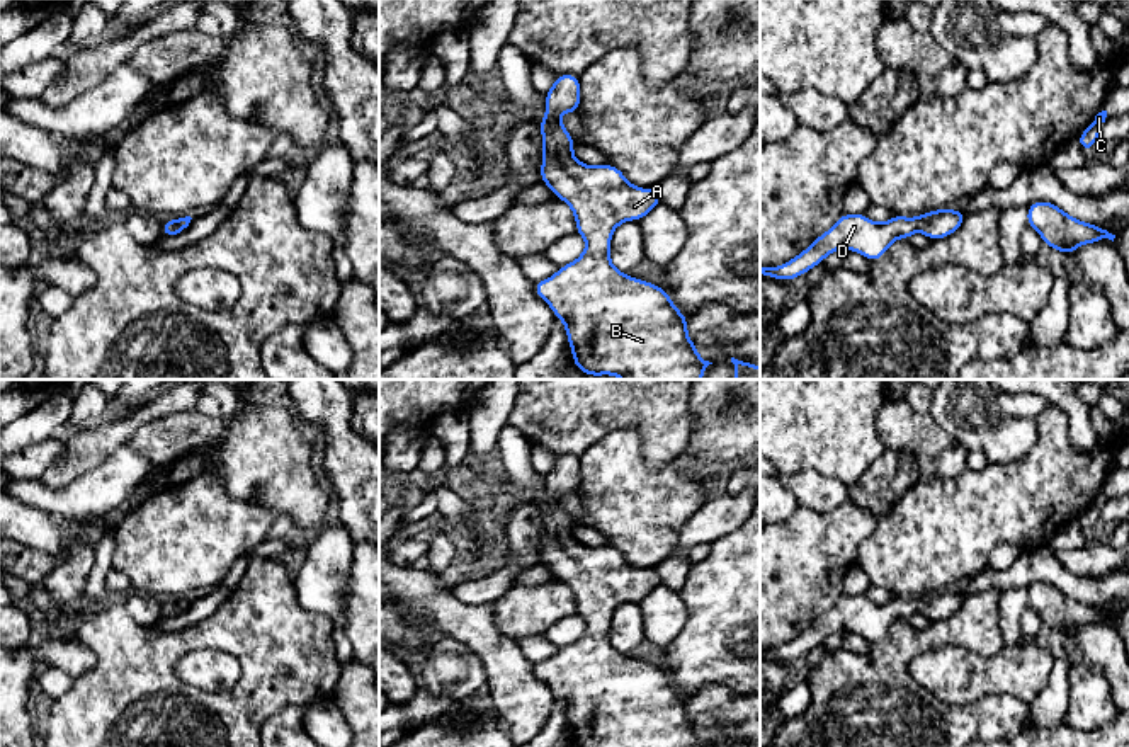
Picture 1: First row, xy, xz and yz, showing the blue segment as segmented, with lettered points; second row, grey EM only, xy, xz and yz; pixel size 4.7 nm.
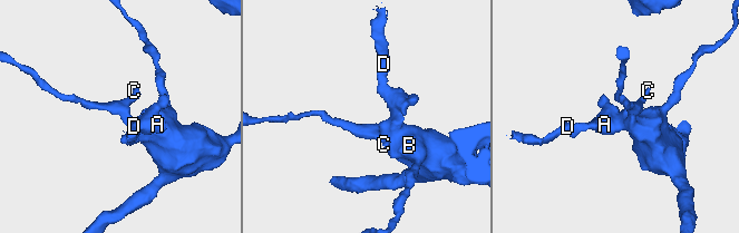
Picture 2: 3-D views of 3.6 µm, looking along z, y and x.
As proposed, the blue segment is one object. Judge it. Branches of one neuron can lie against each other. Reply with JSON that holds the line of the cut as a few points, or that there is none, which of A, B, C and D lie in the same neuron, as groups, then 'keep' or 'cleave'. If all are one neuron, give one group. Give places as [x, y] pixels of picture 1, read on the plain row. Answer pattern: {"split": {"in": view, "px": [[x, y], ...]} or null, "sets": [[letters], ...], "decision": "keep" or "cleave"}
{"split": null, "sets": [["A", "B", "C", "D"]], "decision": "keep"}

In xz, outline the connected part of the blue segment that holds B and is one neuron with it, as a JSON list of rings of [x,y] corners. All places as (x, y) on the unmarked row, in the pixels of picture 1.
[[[556,456],[554,466],[544,475],[547,493],[541,499],[542,534],[541,560],[575,594],[576,614],[587,623],[585,633],[558,653],[534,665],[534,674],[542,679],[556,699],[564,703],[566,718],[571,727],[575,747],[709,747],[687,716],[687,698],[668,679],[665,669],[648,662],[629,659],[610,645],[610,619],[614,609],[627,601],[639,602],[655,590],[661,579],[656,570],[641,570],[626,562],[616,546],[592,548],[578,543],[571,533],[576,527],[571,516],[559,502],[561,493],[580,492],[580,458]]]

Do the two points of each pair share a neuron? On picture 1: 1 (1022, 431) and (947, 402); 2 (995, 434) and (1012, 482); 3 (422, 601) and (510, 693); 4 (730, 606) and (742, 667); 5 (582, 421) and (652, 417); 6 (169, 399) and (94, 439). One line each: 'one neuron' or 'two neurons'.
1: one neuron
2: two neurons
3: one neuron
4: one neuron
5: one neuron
6: one neuron

